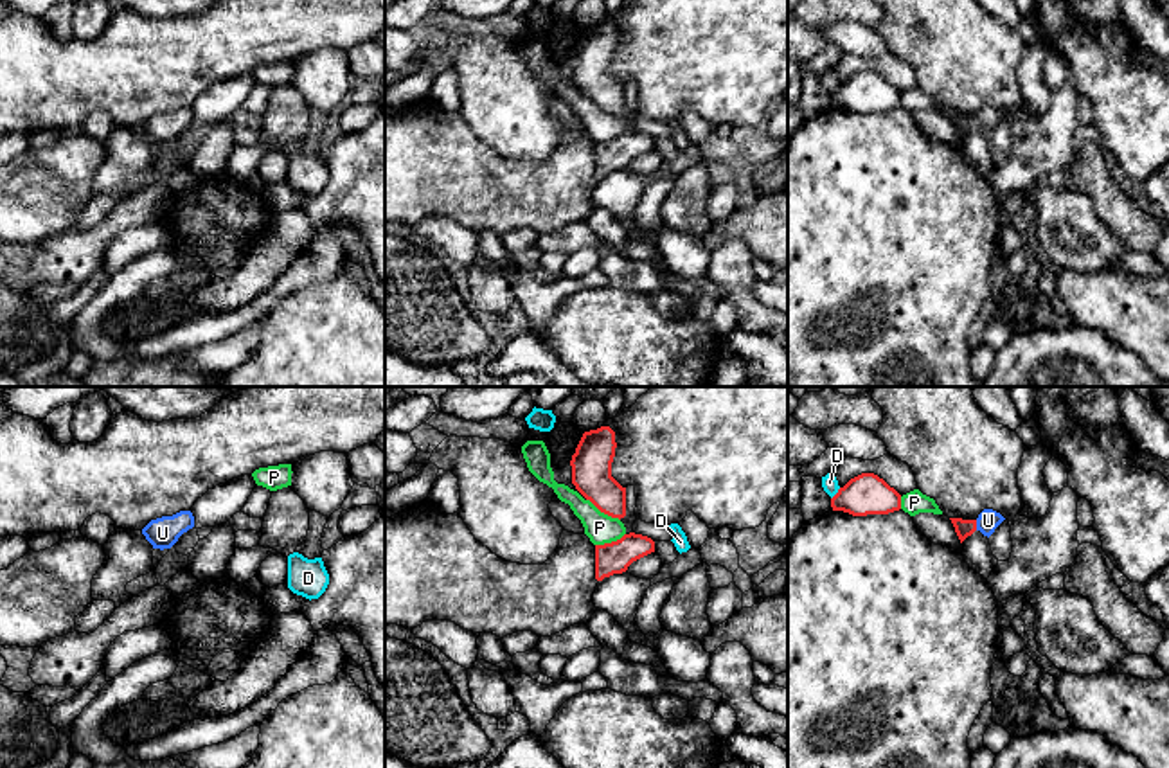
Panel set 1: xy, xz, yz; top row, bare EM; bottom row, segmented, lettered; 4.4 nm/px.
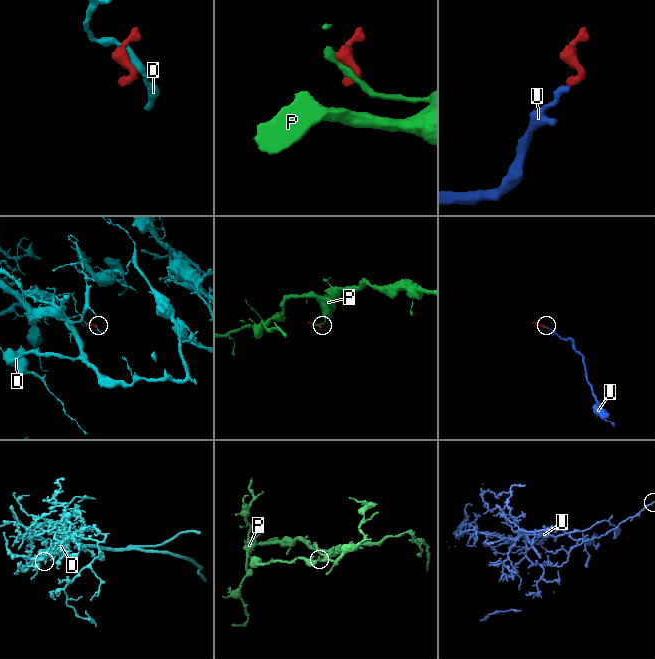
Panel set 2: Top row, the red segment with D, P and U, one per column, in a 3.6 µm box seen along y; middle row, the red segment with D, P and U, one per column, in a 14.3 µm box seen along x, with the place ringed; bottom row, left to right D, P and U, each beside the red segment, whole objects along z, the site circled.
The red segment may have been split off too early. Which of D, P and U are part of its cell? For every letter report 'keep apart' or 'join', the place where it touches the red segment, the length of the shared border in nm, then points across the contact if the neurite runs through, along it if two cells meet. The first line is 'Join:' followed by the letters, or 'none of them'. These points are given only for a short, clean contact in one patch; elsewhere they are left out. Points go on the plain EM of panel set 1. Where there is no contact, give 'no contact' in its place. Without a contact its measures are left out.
Join: U
D: keep apart; contact yz (837, 90); length 70 nm
P: keep apart; contact xz (603, 108); length 180 nm
U: join; contact yz (975, 123); length 50 nm; way yz (963, 125), (975, 123), (988, 117)

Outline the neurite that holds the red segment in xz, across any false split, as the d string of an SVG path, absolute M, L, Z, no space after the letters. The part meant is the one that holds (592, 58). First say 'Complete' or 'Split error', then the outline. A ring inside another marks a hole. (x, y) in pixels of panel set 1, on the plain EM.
Complete. M610 23L584 29L572 52L572 81L601 110L626 113L626 85L611 74L615 29Z

